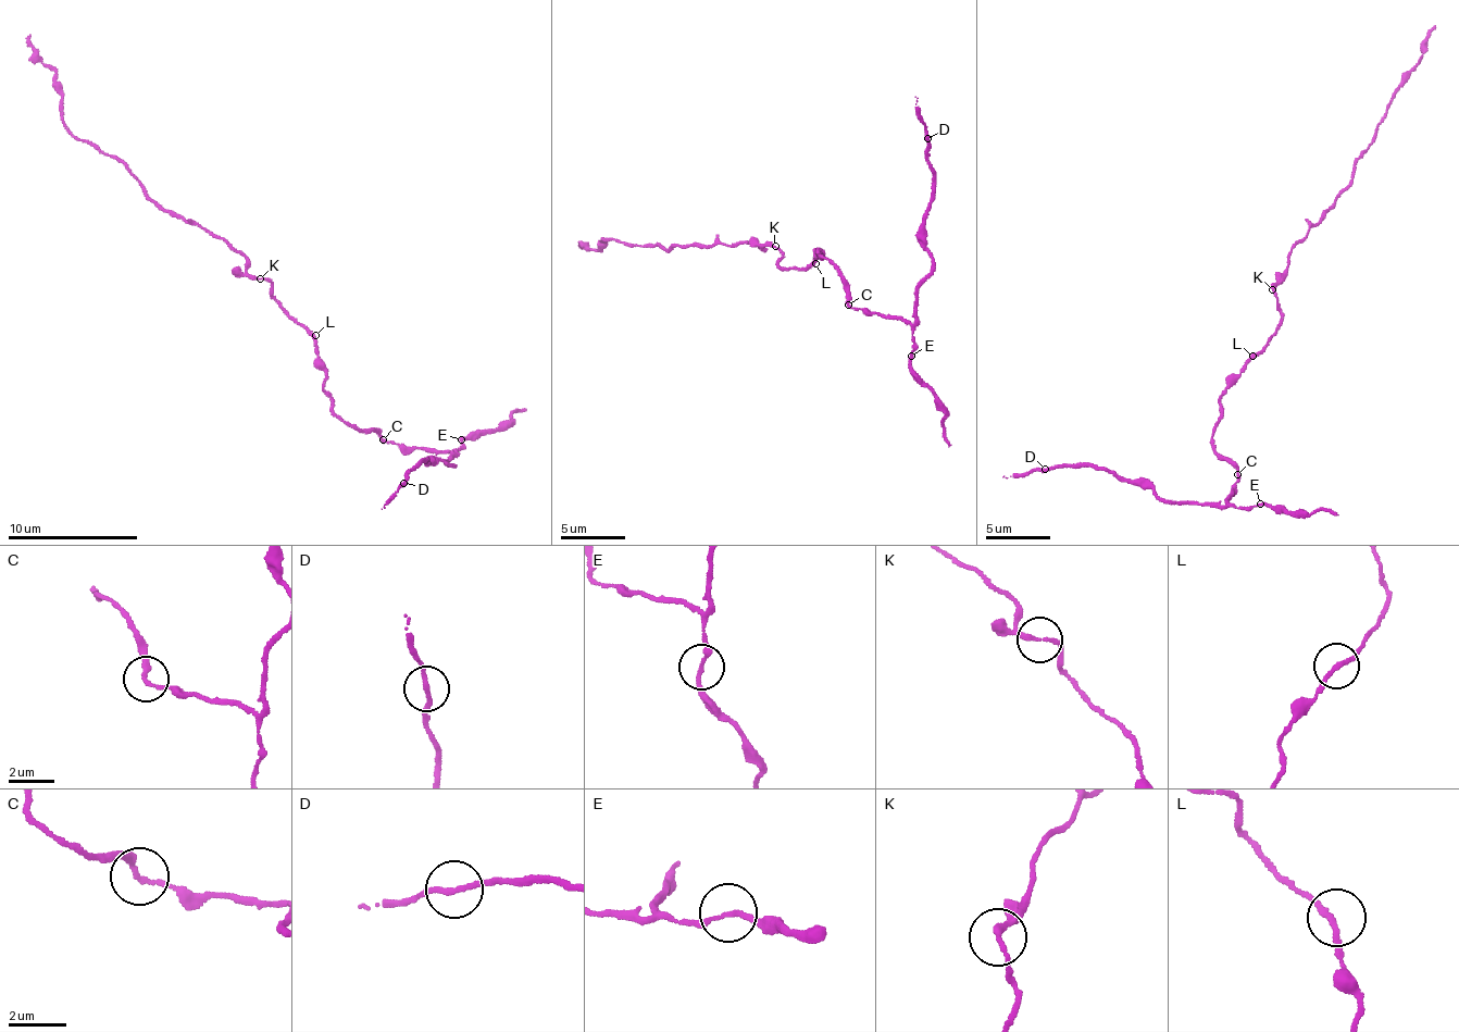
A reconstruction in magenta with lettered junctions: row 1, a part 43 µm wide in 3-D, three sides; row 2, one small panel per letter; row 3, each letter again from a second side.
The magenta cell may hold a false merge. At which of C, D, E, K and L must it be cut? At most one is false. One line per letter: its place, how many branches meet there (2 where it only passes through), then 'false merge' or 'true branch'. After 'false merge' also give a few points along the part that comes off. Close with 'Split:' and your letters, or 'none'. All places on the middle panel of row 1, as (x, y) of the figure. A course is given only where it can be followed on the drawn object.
C: place (848, 305); branches 2; true branch
D: place (927, 138); branches 2; true branch
E: place (911, 356); branches 2; true branch
K: place (775, 246); branches 2; true branch
L: place (815, 263); branches 2; true branch
Split: none

